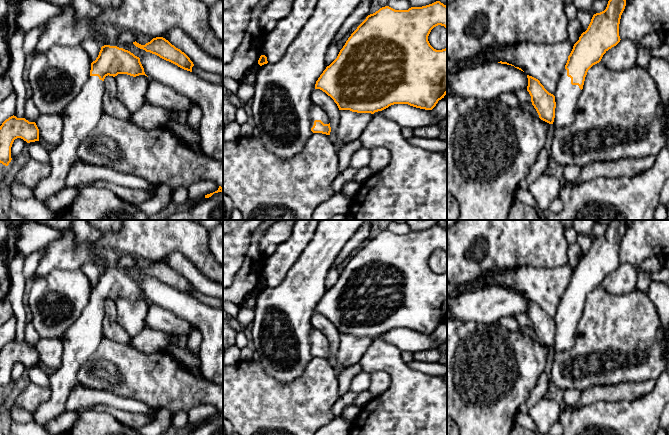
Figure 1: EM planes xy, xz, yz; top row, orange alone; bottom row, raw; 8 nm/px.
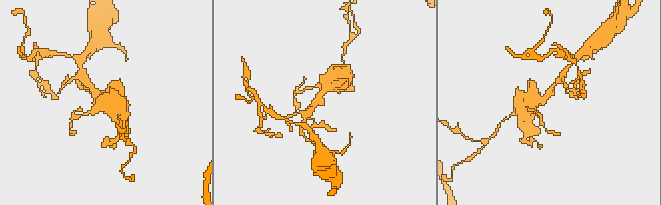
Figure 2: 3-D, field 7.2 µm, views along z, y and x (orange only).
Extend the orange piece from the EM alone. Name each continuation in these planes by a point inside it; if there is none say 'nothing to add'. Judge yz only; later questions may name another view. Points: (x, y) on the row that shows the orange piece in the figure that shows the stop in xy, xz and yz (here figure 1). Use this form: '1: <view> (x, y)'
1: yz (567, 95)

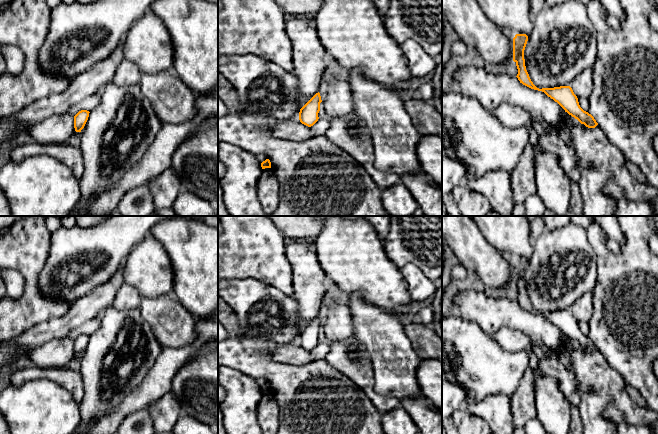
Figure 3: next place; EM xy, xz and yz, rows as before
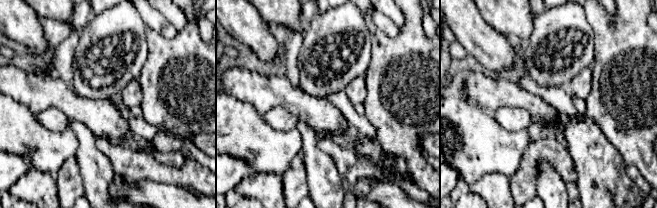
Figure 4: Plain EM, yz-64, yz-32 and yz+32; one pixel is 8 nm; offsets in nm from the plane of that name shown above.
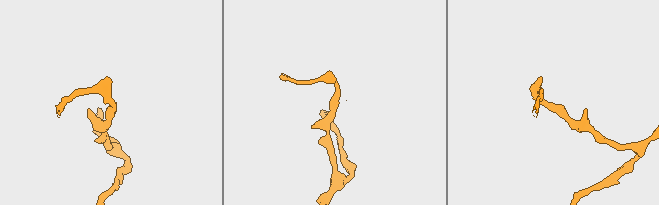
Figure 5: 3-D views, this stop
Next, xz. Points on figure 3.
nothing to add

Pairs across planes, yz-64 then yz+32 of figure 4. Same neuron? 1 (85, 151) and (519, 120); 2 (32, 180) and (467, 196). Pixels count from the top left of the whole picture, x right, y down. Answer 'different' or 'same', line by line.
1: different
2: different

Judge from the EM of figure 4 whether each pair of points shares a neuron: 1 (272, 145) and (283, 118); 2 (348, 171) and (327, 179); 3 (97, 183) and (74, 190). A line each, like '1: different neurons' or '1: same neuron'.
1: different neurons
2: different neurons
3: different neurons

